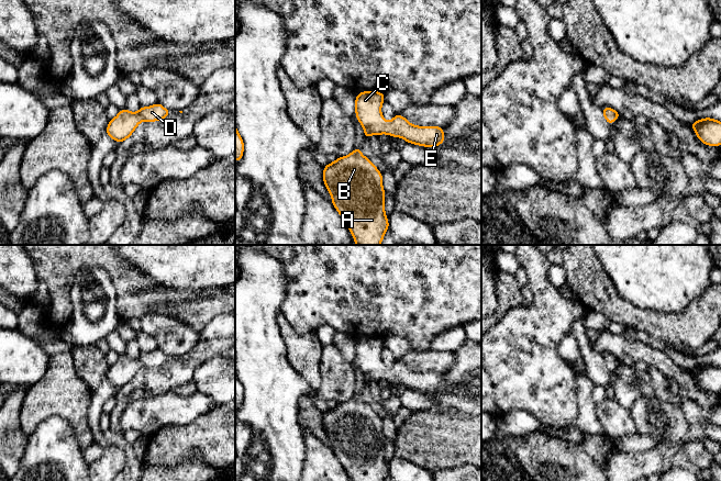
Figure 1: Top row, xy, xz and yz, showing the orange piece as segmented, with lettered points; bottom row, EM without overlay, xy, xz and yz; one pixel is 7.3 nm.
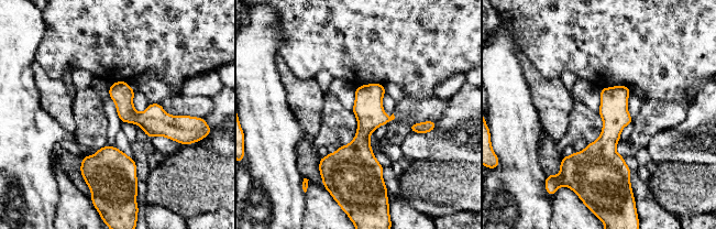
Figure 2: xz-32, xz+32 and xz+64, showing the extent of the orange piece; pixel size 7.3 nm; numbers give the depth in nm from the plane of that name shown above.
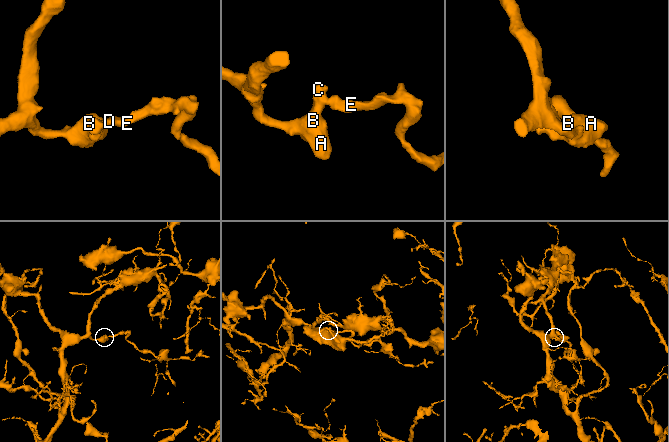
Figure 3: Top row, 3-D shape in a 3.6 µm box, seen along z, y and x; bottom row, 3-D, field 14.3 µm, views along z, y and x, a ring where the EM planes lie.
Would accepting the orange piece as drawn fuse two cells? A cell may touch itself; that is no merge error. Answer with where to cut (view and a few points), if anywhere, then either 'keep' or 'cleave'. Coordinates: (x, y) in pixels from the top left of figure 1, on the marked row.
cut none; keep

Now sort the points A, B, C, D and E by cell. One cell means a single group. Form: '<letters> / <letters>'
A B C D E

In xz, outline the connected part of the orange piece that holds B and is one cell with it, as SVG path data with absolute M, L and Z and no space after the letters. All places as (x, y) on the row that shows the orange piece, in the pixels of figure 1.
M359 148L324 166L323 182L332 197L332 204L345 222L356 245L380 245L389 222L385 211L382 174Z

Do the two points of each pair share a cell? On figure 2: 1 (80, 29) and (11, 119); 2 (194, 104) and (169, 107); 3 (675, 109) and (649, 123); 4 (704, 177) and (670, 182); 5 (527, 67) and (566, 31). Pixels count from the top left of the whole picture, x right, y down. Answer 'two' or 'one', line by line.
1: two
2: one
3: one
4: one
5: two

